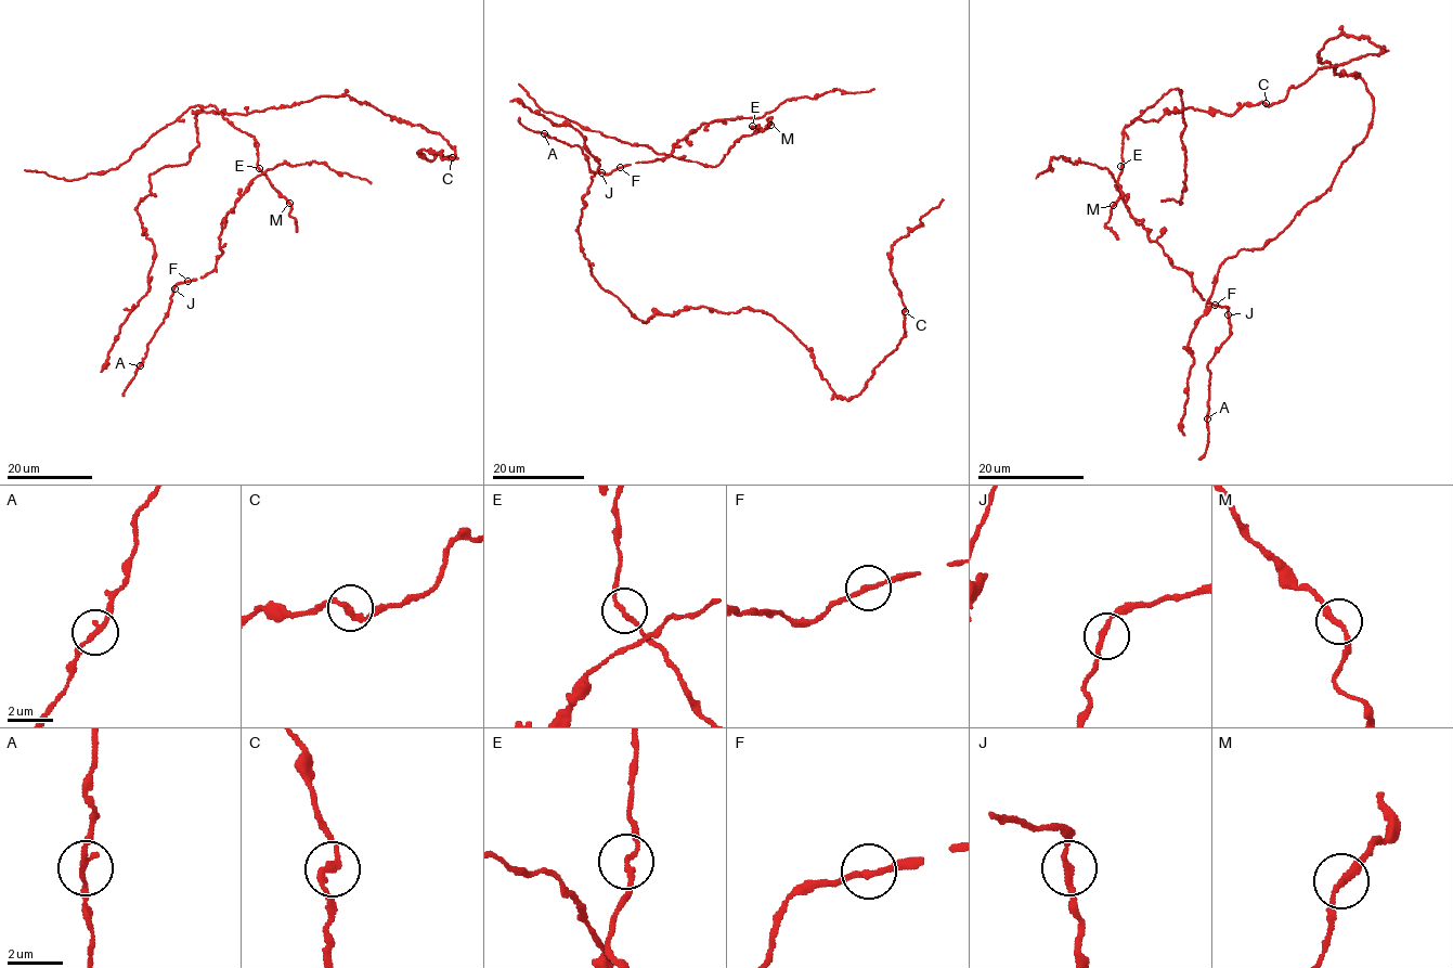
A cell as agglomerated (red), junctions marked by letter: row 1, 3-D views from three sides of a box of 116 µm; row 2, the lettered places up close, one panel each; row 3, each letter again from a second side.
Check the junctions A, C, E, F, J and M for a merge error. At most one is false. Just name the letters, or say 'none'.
none

